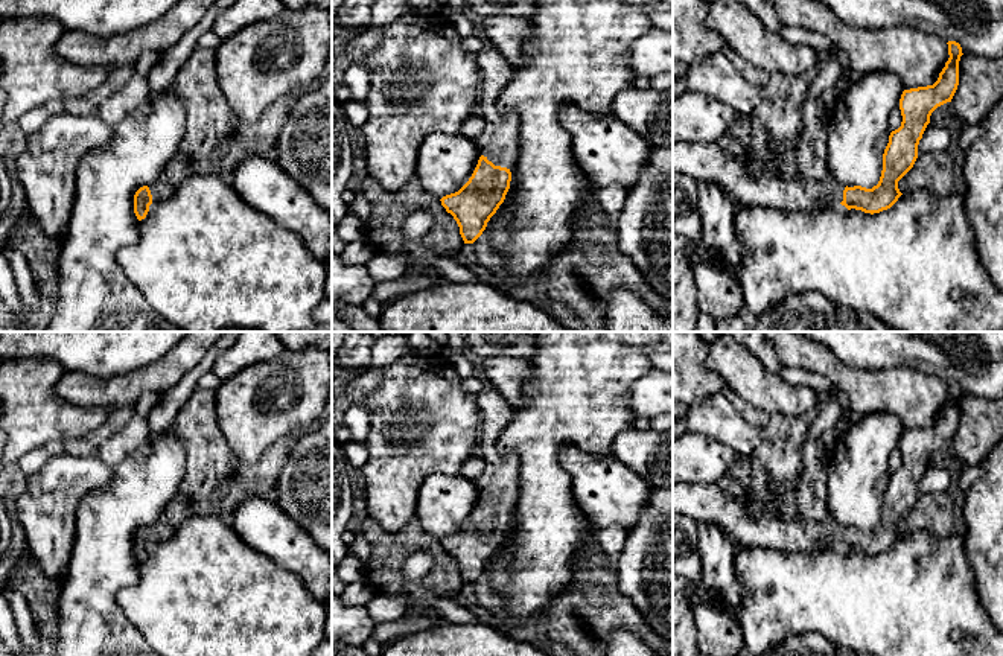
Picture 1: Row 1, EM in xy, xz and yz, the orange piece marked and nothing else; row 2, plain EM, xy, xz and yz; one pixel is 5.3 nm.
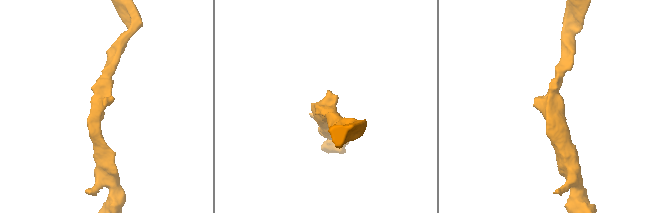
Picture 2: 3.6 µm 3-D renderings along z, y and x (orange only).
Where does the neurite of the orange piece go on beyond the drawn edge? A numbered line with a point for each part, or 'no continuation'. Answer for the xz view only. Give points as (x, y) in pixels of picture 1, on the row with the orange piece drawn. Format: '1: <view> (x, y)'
1: xz (498, 142)

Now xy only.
1: xy (160, 191)

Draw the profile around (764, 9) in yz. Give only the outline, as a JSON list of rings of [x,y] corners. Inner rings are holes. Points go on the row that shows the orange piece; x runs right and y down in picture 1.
[[[737,0],[737,2],[740,2],[750,12],[753,12],[769,30],[779,32],[779,29],[782,27],[775,12],[775,6],[770,0]]]

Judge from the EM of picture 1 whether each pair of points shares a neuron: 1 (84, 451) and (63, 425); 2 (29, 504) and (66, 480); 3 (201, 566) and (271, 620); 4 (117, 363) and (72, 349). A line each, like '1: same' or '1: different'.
1: different
2: same
3: same
4: same

